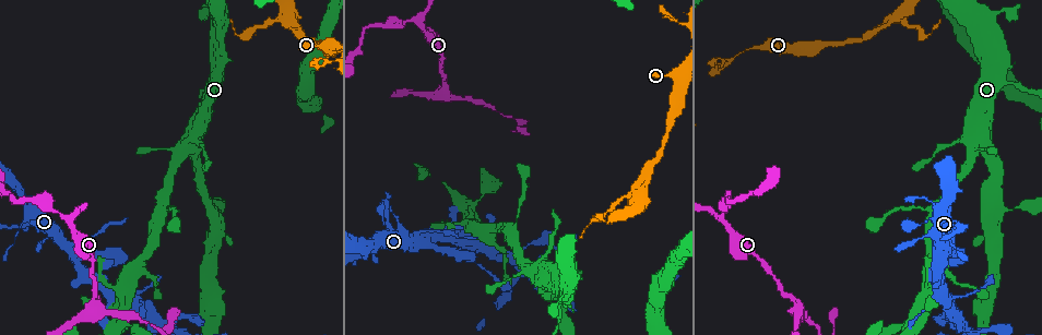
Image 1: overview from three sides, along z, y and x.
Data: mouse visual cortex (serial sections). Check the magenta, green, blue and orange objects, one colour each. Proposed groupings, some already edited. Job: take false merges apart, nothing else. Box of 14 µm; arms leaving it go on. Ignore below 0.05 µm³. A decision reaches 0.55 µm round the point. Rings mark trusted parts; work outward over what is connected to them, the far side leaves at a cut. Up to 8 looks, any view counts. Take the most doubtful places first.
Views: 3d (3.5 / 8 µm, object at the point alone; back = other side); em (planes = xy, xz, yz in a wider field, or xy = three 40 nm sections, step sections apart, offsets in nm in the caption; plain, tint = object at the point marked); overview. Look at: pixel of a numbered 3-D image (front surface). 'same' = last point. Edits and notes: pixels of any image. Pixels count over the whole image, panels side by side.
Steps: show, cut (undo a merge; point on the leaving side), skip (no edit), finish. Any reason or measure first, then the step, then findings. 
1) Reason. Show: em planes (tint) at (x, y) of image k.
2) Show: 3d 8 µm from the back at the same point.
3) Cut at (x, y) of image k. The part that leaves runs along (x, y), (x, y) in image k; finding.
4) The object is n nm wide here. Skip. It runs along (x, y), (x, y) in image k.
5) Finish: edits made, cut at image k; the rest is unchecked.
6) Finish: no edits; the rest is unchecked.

Show: 3d 3.5 µm at (95, 311) of image 1.

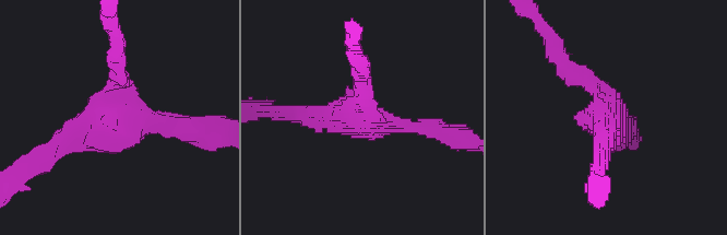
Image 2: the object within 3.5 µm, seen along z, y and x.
Show: em xy step 2 (tint) at (610, 113) of image 2.

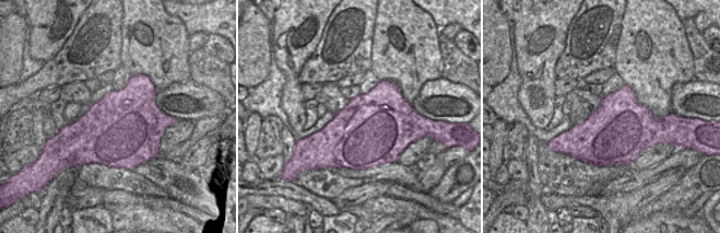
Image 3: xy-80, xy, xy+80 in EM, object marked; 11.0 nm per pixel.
Skip. It runs along (118, 65), (128, 122), (192, 129) in image 2; continuous, no second cell.

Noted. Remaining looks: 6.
Arms part here. Show: 3d 3.5 µm at (724, 224) of image 1.

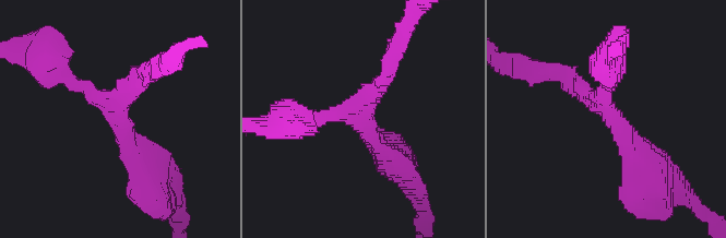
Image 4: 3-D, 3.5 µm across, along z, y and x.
3 arms meet here; the arms are 200, 250, 300 nm wide; now the EM. Show: em planes (tint) at (112, 112) of image 4.

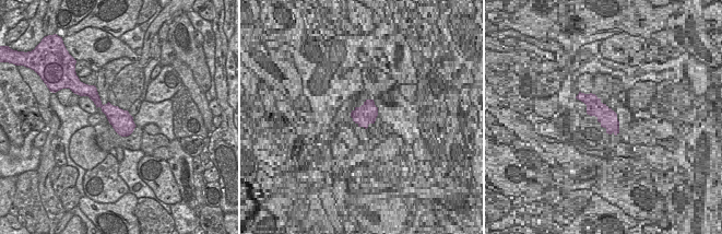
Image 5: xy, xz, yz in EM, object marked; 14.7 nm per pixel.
Skip. It runs along (144, 167), (117, 117), (60, 70) in image 4; continuous, no second cell.

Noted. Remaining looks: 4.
Four or more arms meet. Show: 3d 3.5 µm from the back at (480, 245) of image 1.

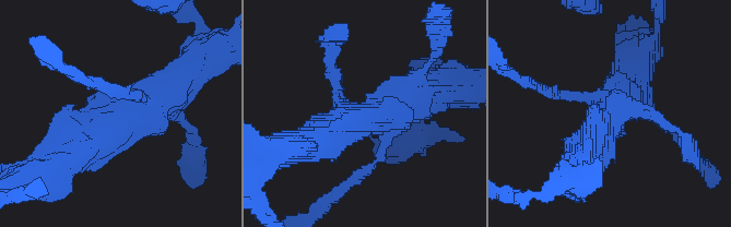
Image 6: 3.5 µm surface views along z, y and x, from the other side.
4 arms meet here; the arms are 150, 200, 450, 500 nm wide; now the EM. Show: em xy step 3 (tint) at (361, 118) of image 6.

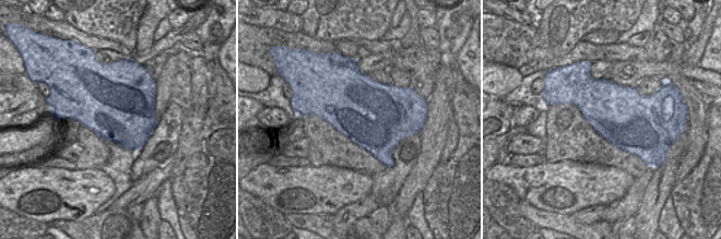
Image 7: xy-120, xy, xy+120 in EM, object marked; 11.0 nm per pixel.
Skip. Continuous, no second cell.

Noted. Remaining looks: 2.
Show: 3d 8 µm at (189, 144) of image 1.

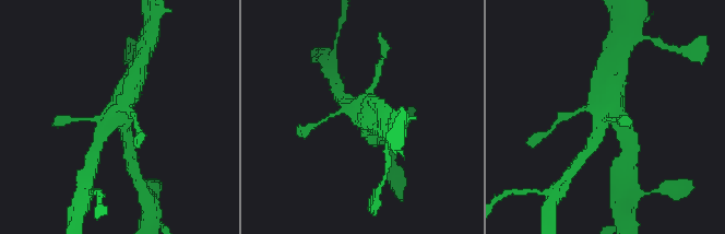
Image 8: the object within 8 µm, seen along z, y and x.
Zoom in. Show: 3d 3.5 µm at (118, 114) of image 8.

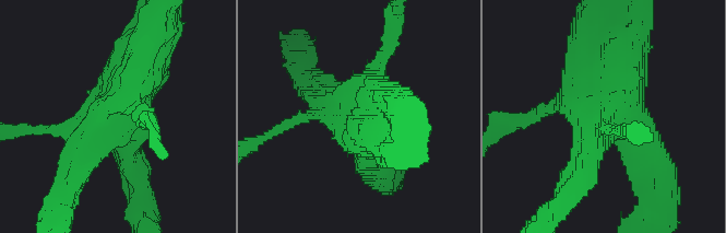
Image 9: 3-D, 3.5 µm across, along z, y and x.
Skip. One cell here.

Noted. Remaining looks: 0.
Finish: no edits; the rest is unchecked.

